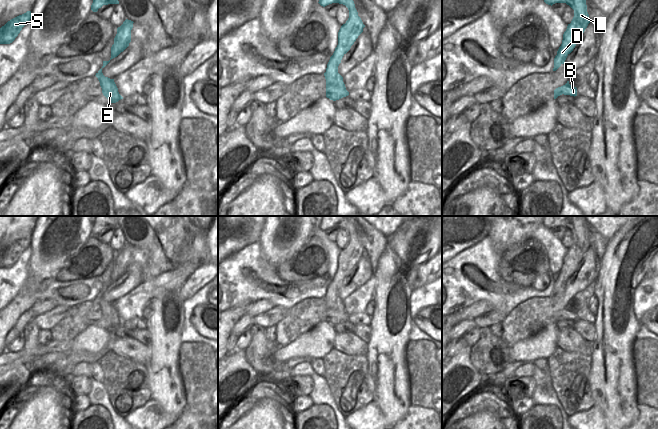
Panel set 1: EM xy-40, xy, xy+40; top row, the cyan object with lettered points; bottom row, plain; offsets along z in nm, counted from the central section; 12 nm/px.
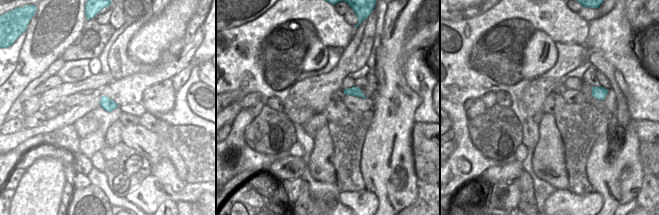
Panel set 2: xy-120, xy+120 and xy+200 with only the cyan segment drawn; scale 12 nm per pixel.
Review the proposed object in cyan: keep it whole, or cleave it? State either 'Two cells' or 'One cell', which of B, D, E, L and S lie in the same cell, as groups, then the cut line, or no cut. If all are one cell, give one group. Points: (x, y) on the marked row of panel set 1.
Two cells. Groups: B / D E L S. Split along xy+40 (557, 88), (563, 93).

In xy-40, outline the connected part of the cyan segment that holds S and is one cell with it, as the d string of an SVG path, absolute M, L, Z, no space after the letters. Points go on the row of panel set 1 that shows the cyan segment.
M31 11L19 15L0 28L0 44L10 44L18 36L22 28L30 23Z

